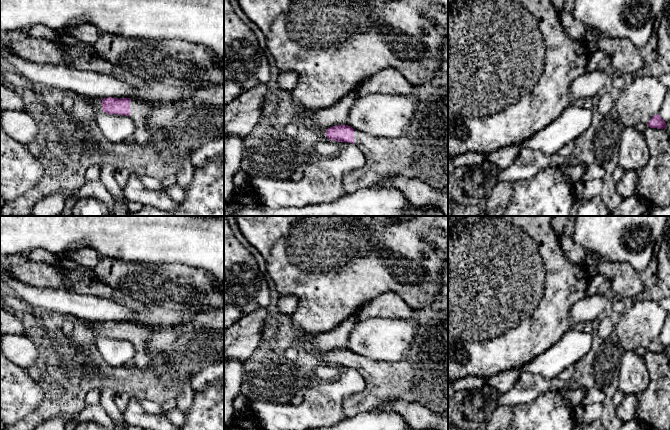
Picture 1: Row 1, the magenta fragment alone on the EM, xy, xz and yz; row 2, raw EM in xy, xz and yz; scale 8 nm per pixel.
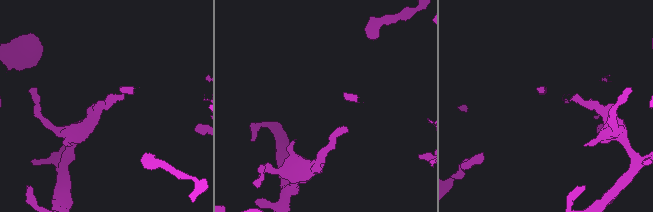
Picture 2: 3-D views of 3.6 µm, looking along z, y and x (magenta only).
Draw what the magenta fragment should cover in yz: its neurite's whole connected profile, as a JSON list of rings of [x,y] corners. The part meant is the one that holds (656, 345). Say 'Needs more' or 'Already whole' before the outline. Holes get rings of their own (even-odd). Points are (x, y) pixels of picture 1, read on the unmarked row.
Already whole. [[[659,338],[654,339],[649,346],[647,347],[647,350],[650,352],[657,352],[657,353],[663,353],[666,351],[666,347],[664,344],[660,341]]]

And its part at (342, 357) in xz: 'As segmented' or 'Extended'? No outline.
Extended

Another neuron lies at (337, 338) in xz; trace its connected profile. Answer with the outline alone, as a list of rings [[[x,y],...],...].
[[[355,313],[331,331],[317,335],[307,335],[312,341],[319,358],[325,360],[328,352],[337,349],[347,349],[349,334],[359,321],[360,319]]]

